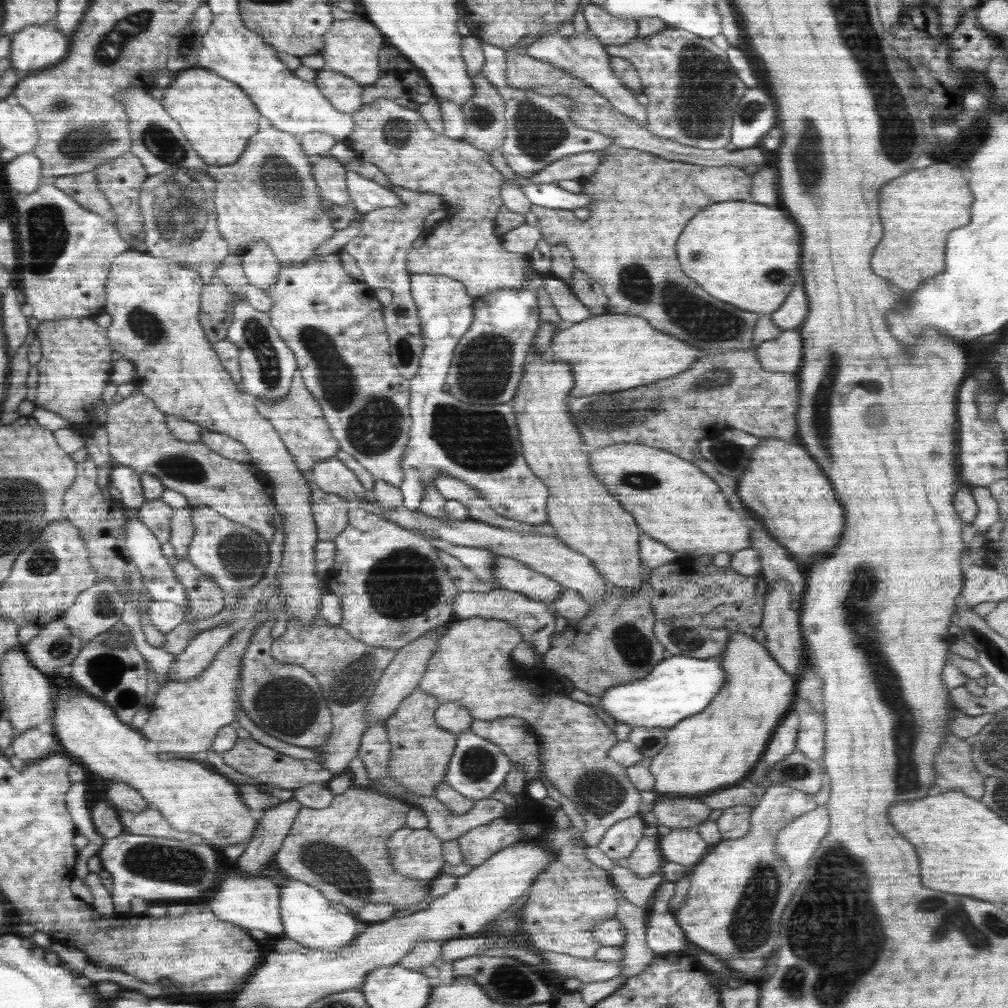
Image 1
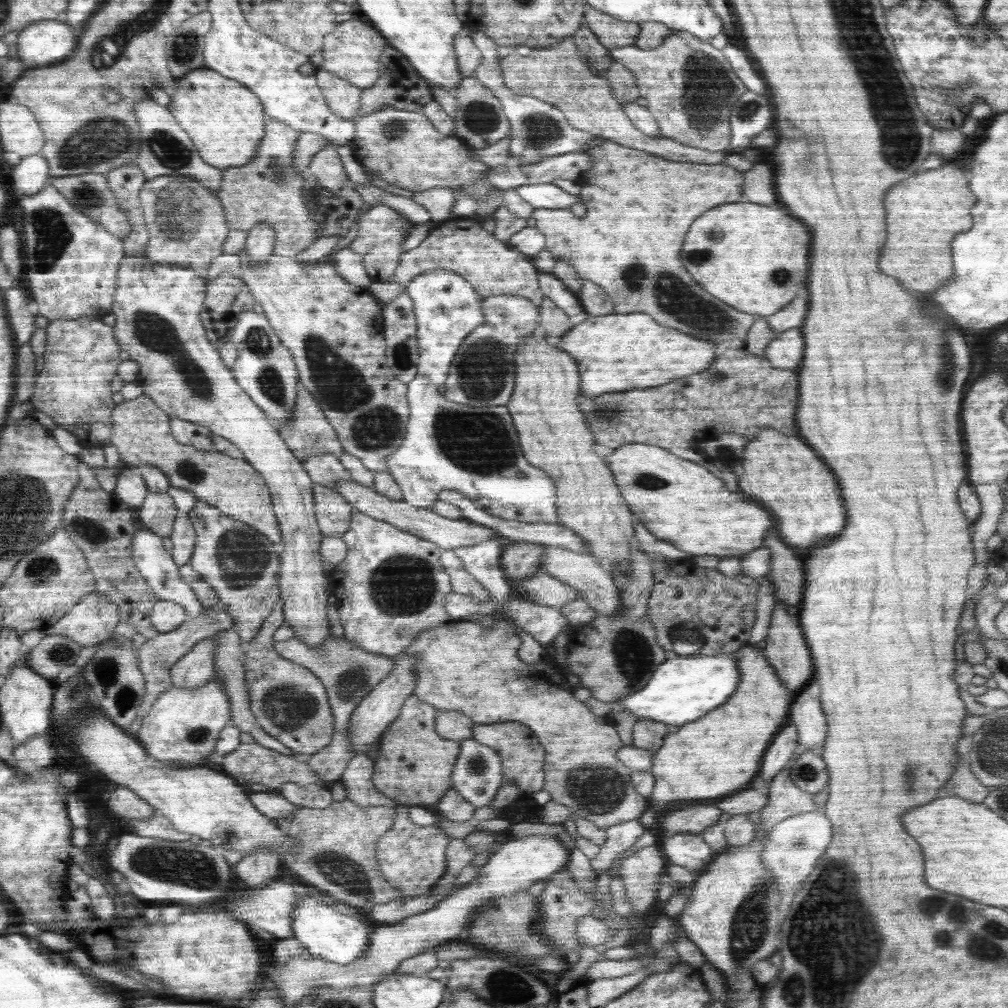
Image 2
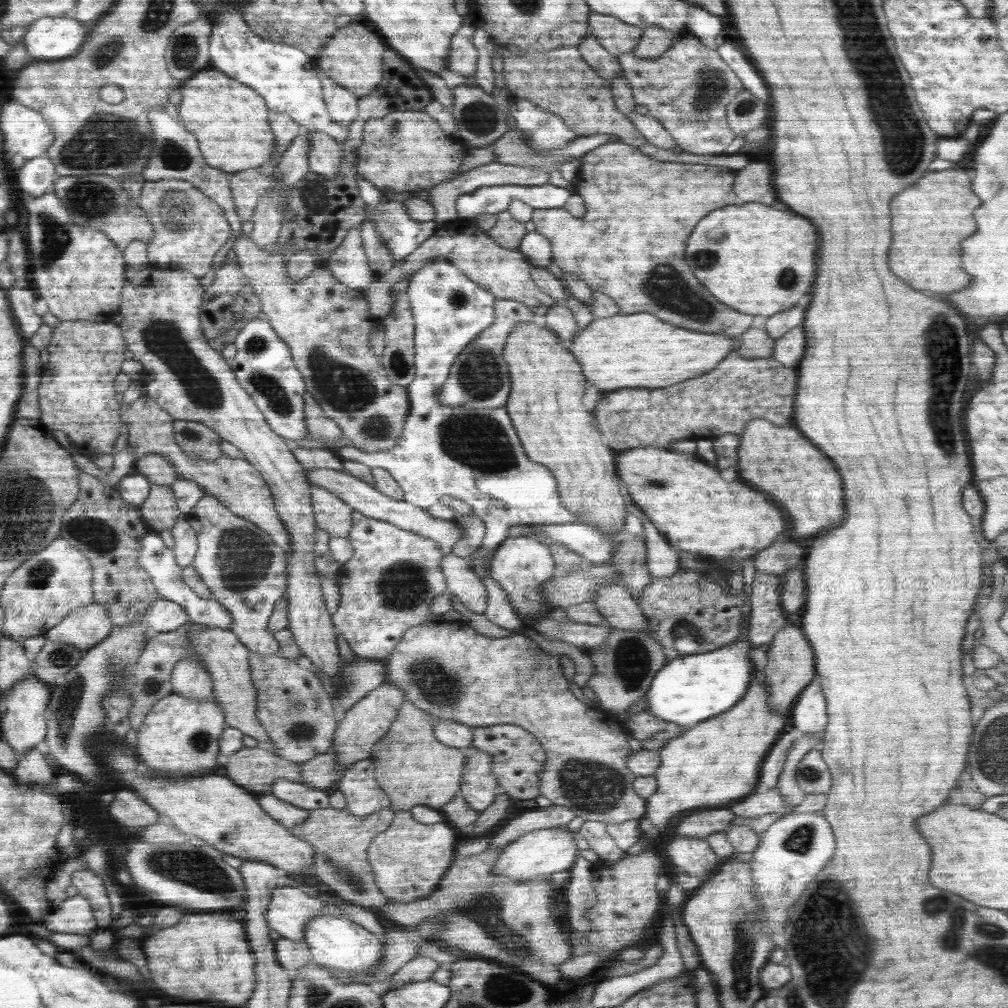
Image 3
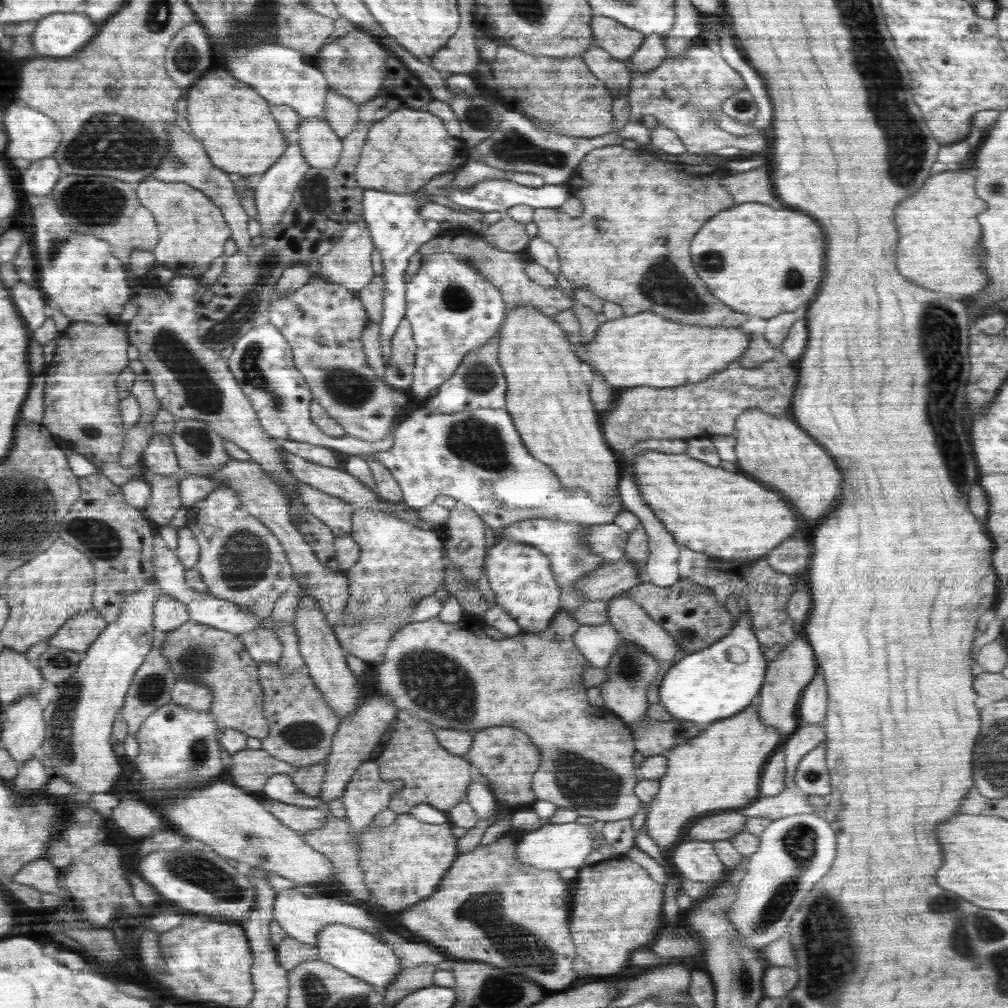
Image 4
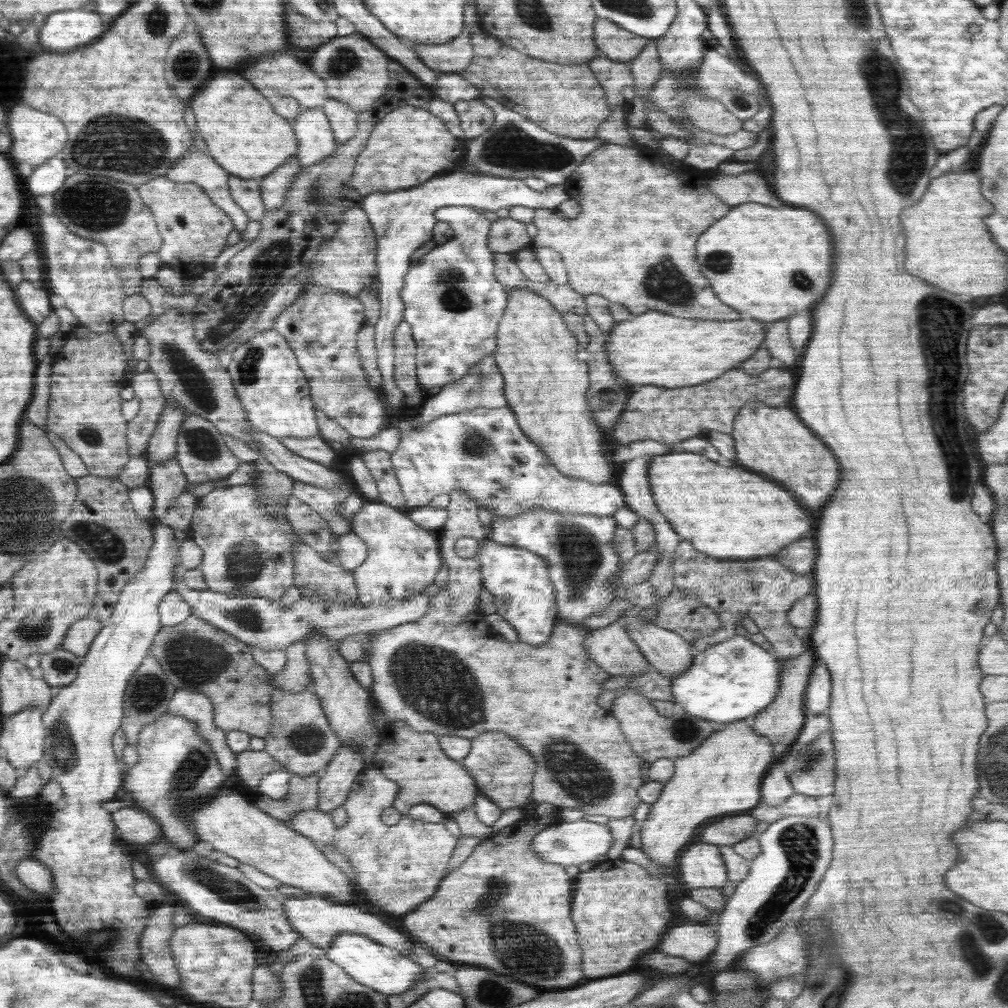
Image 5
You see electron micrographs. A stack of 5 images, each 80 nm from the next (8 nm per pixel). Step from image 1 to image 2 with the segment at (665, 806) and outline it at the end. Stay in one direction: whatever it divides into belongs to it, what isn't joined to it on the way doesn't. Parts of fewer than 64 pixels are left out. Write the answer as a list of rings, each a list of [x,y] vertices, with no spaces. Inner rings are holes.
[[[696,803],[668,809],[658,820],[668,834],[701,834],[705,828],[716,824],[722,813],[714,804]]]

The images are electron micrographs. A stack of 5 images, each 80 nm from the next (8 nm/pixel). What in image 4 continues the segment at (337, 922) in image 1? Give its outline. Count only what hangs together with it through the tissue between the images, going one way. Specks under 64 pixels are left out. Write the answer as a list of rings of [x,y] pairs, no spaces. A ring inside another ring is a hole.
[[[345,924],[326,925],[325,929],[321,930],[315,947],[318,953],[317,958],[322,962],[328,962],[374,986],[386,988],[396,980],[399,972],[406,968],[402,959],[398,958],[395,952],[379,938],[365,930]]]

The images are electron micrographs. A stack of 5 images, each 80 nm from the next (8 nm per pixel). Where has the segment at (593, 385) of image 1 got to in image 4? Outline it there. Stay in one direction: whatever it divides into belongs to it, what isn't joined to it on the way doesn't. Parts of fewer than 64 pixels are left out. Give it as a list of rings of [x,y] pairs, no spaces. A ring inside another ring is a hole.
[[[644,311],[634,316],[624,316],[598,325],[591,341],[583,342],[584,353],[581,360],[599,372],[612,388],[652,386],[668,389],[688,383],[695,383],[724,370],[731,362],[747,351],[751,334],[744,333],[741,326],[690,326],[684,322],[674,322],[662,318],[660,314]]]

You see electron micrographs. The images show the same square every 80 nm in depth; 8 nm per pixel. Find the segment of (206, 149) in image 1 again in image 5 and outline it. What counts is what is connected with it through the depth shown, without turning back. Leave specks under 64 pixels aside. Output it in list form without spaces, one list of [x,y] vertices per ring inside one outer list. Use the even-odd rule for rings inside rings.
[[[214,74],[189,100],[196,116],[197,132],[204,139],[208,155],[233,178],[264,179],[298,154],[297,136],[292,126],[274,114],[270,102],[252,82],[234,74]]]

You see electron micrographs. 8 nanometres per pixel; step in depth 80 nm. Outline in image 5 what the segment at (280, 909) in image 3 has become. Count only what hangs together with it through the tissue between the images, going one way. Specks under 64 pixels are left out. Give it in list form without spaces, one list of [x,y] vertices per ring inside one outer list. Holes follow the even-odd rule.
[[[283,897],[282,906],[286,911],[286,917],[290,919],[290,924],[293,929],[306,940],[309,940],[312,944],[322,948],[328,948],[331,942],[340,933],[354,933],[362,935],[366,938],[375,940],[376,943],[395,948],[400,954],[408,954],[408,949],[412,948],[412,945],[416,942],[412,938],[407,938],[406,935],[390,927],[383,918],[380,919],[374,914],[363,912],[356,904],[342,904],[332,902],[330,899],[326,900],[320,897],[310,898],[295,898]]]

